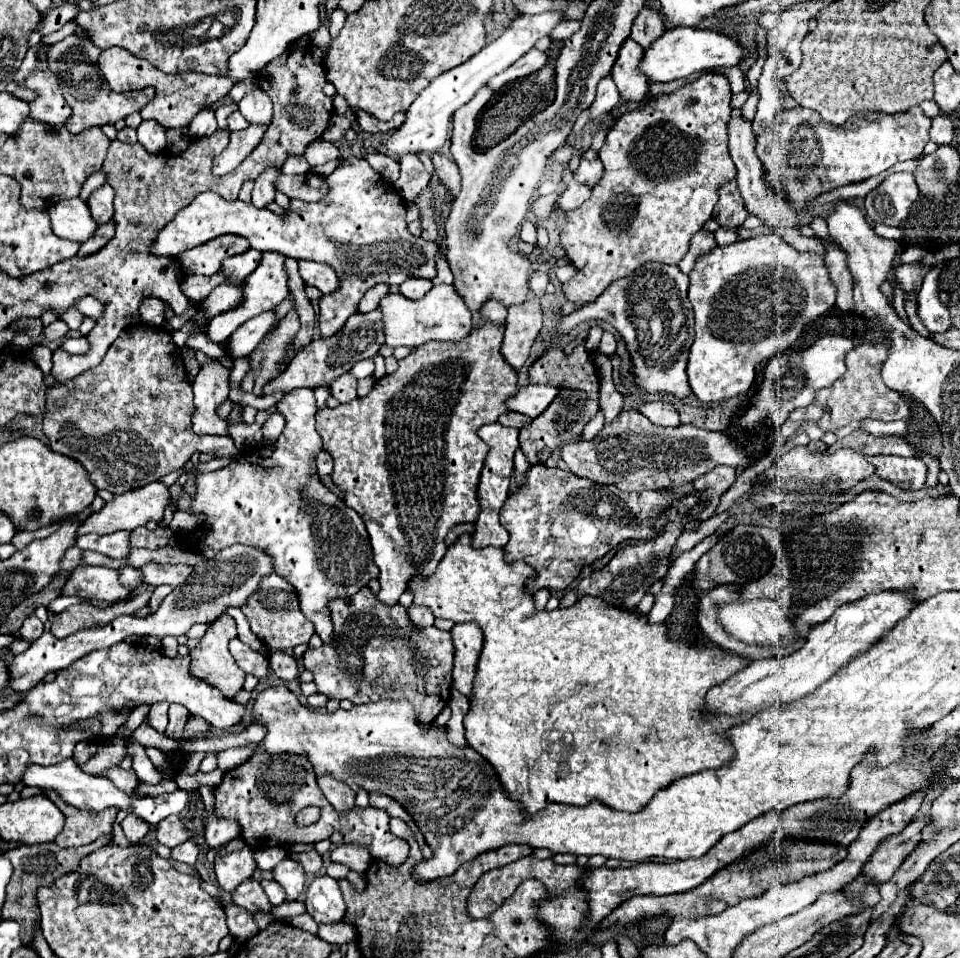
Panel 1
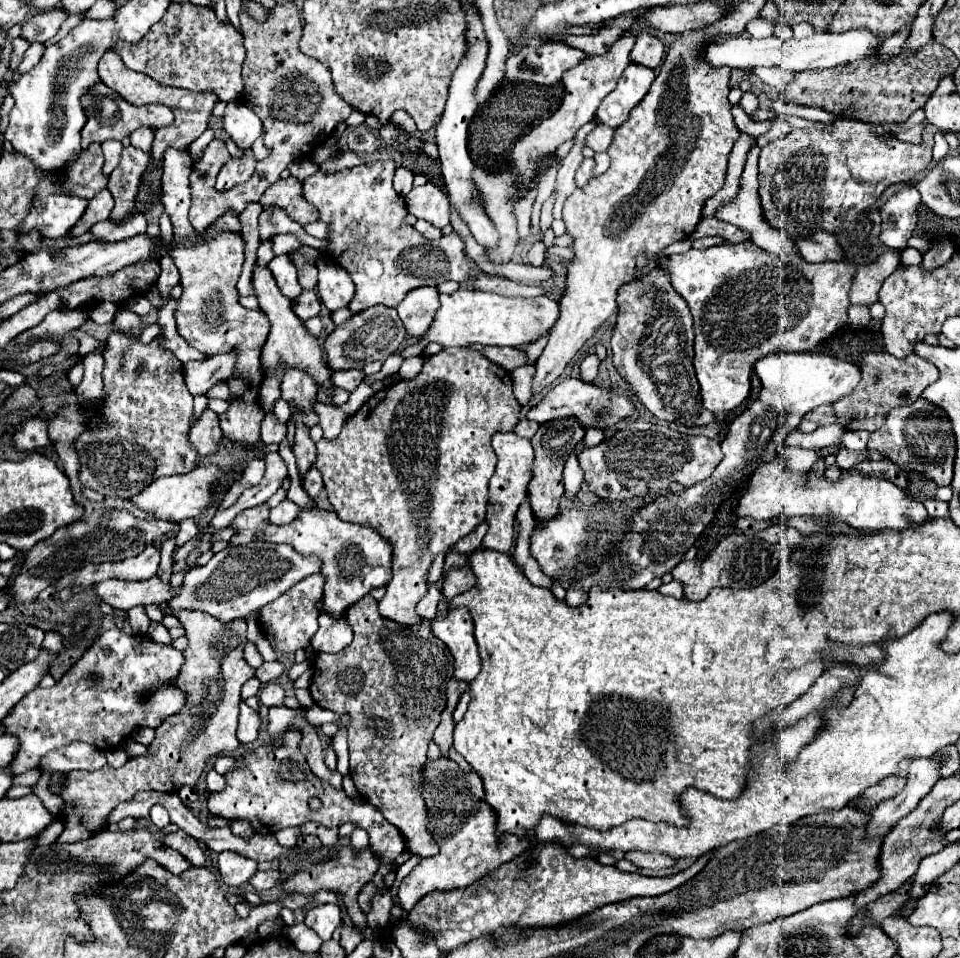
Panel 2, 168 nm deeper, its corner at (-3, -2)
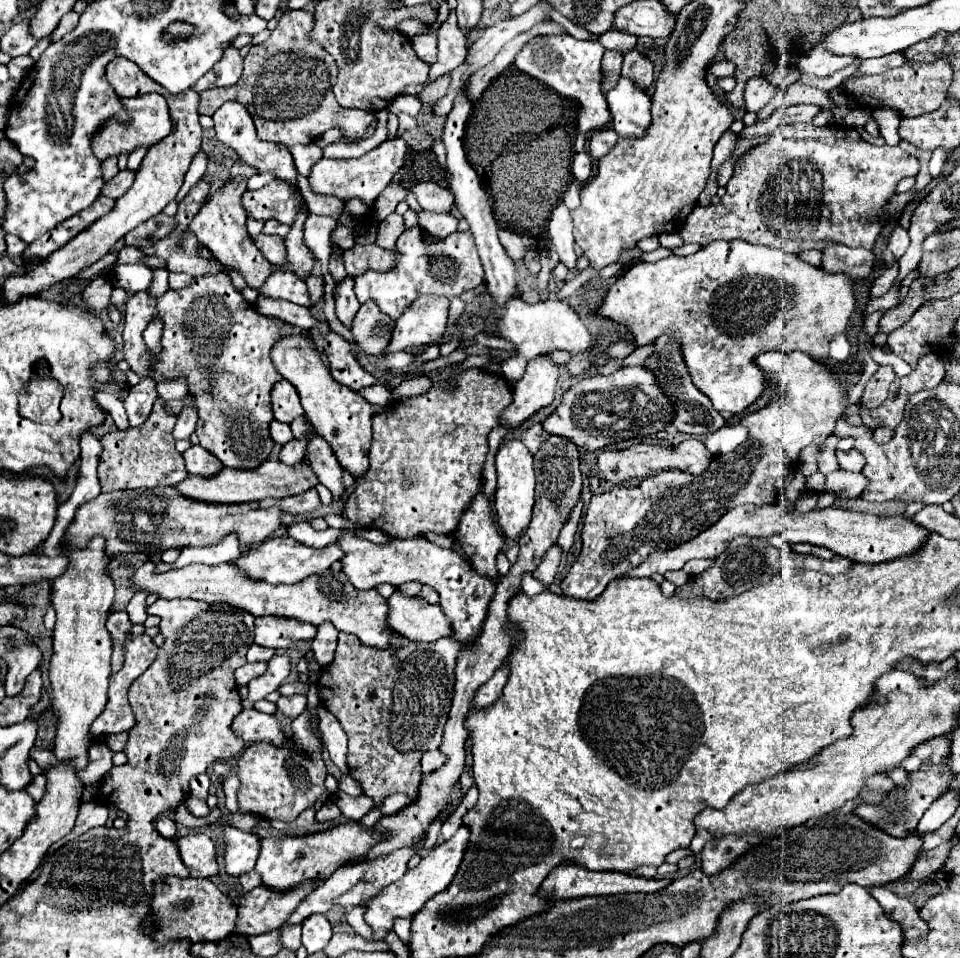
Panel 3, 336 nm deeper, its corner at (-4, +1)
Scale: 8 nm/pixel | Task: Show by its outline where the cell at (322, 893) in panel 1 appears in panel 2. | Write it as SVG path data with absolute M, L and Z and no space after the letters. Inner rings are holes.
M318 905L306 911L306 927L316 931L322 941L332 939L334 929L340 923L340 909L336 905Z

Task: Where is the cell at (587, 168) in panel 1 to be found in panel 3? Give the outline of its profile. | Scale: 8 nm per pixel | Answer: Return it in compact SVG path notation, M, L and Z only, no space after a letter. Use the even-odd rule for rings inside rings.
M581 152L581 154L575 156L571 170L573 170L575 178L577 178L581 184L585 184L585 182L589 180L589 176L591 176L591 166L593 166L593 160L591 160L591 156L589 156L587 152Z

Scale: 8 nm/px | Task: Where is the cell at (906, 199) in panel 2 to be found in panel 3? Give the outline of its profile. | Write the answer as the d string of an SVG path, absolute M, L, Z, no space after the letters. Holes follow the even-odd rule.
M895 224L893 232L891 232L891 236L889 236L889 242L887 242L889 250L893 252L893 256L895 256L895 258L901 258L901 256L905 254L905 250L909 248L909 244L911 244L911 240L909 240L909 230L903 228L901 224Z

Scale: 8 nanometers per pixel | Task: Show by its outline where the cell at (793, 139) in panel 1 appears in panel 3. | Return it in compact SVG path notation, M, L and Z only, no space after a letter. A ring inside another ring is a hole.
M797 122L797 124L783 124L777 128L777 132L771 134L771 138L763 144L759 144L751 156L747 156L741 164L741 168L733 174L733 178L729 180L727 184L727 194L721 198L721 204L719 206L707 206L707 208L695 208L689 218L685 220L683 228L681 228L681 238L685 242L697 242L701 246L707 246L711 244L713 240L735 240L735 238L741 238L745 242L751 242L751 244L763 244L763 246L771 246L771 248L779 248L779 240L825 240L825 242L839 242L839 244L845 244L845 246L851 246L851 248L867 248L871 250L873 244L875 244L875 238L879 234L879 218L881 214L885 212L885 204L891 200L891 196L895 194L895 184L901 180L901 178L907 178L907 176L915 176L919 172L919 160L911 154L905 154L899 146L875 146L871 142L865 142L861 136L853 134L853 132L845 132L843 126L823 126L823 128L817 128L813 126L811 122Z

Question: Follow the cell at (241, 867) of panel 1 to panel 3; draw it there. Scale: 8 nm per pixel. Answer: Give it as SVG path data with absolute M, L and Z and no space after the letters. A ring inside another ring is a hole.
M225 826L223 840L225 840L225 872L229 876L241 876L255 868L255 860L259 856L257 834Z

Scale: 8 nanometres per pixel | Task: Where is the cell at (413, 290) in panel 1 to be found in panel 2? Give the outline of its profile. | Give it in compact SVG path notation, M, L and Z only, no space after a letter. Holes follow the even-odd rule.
M418 287L406 295L406 299L396 307L398 317L406 327L406 337L422 339L434 321L434 311L438 311L438 289L436 287Z

